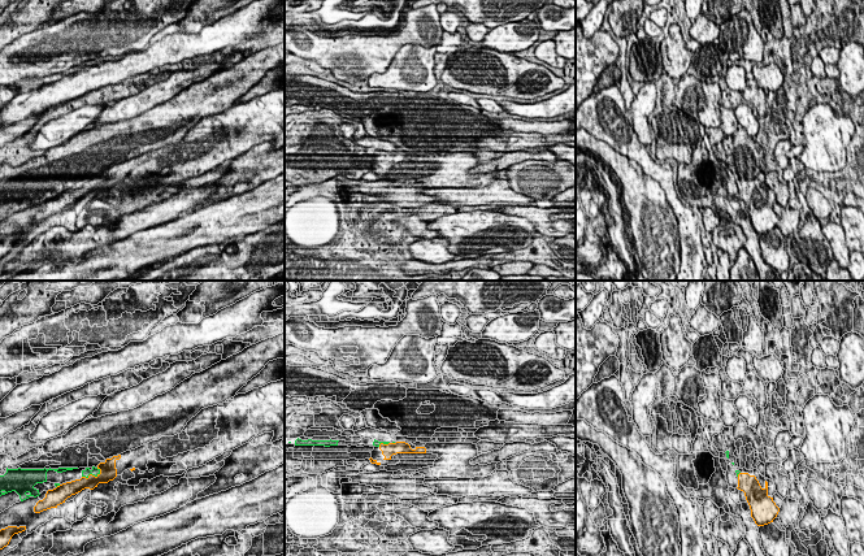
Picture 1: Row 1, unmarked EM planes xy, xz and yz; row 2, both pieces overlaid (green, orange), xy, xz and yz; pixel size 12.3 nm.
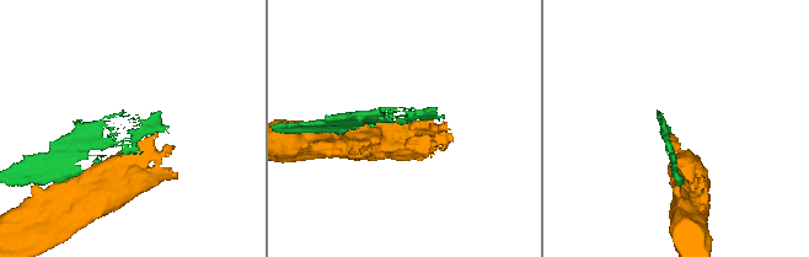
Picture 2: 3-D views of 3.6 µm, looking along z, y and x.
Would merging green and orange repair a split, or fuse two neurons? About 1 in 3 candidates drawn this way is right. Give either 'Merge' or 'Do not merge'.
Do not merge

